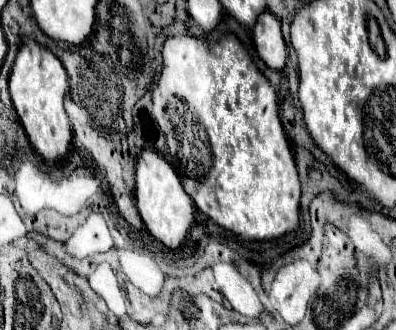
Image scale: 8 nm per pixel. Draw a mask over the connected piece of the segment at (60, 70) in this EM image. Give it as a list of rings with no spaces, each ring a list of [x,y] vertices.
[[[28,39],[22,43],[16,55],[8,83],[12,103],[18,111],[18,117],[26,129],[30,143],[46,161],[62,159],[72,139],[70,119],[64,111],[64,99],[68,95],[70,81],[62,61],[50,49],[42,49],[34,39]]]

